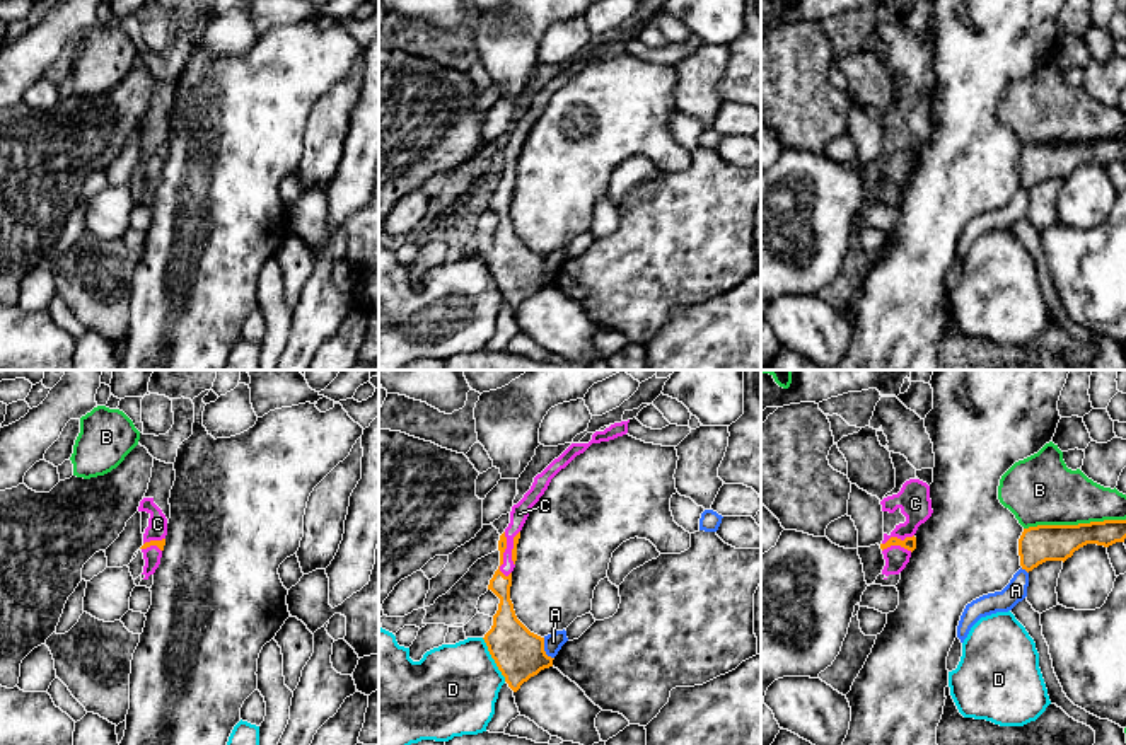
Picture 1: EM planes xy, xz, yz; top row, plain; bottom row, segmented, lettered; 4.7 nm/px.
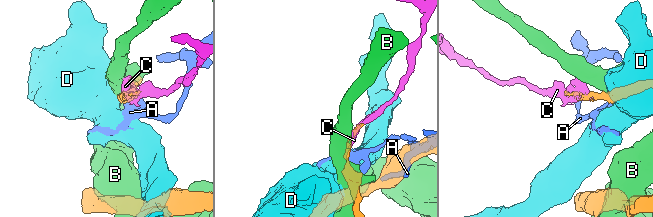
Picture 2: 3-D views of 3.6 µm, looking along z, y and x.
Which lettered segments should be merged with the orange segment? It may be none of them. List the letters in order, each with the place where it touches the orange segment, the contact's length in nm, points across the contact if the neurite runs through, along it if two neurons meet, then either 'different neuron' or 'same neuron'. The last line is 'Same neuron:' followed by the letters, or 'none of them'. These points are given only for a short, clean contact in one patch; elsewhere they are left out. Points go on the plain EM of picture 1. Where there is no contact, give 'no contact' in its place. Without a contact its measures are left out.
A: contact xz (543, 268); length 120 nm; border xz (543, 256), (543, 266), (553, 277); different neuron
B: contact yz (1073, 144); length 480 nm; different neuron
C: contact xz (502, 173); length 220 nm; same neuron
D: contact xz (493, 277); length 240 nm; border xz (481, 256), (505, 299); different neuron
Same neuron: C

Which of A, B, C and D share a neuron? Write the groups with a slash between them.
A / B / C / D

